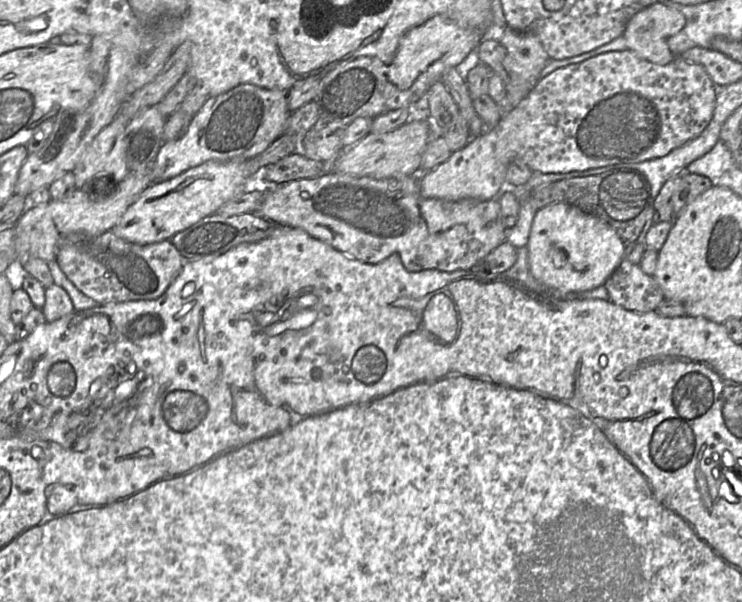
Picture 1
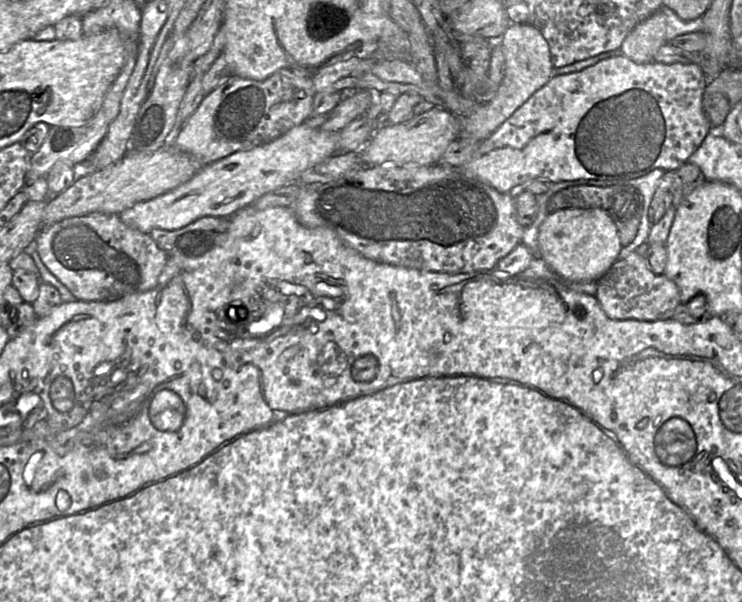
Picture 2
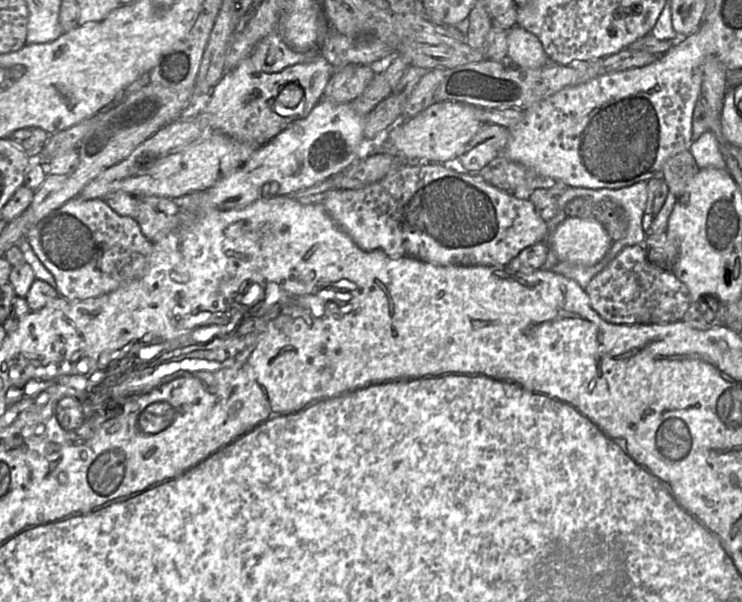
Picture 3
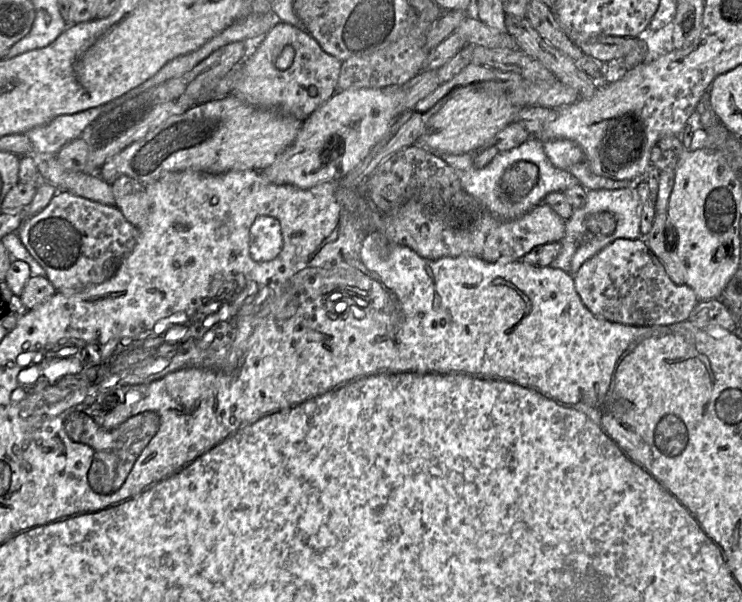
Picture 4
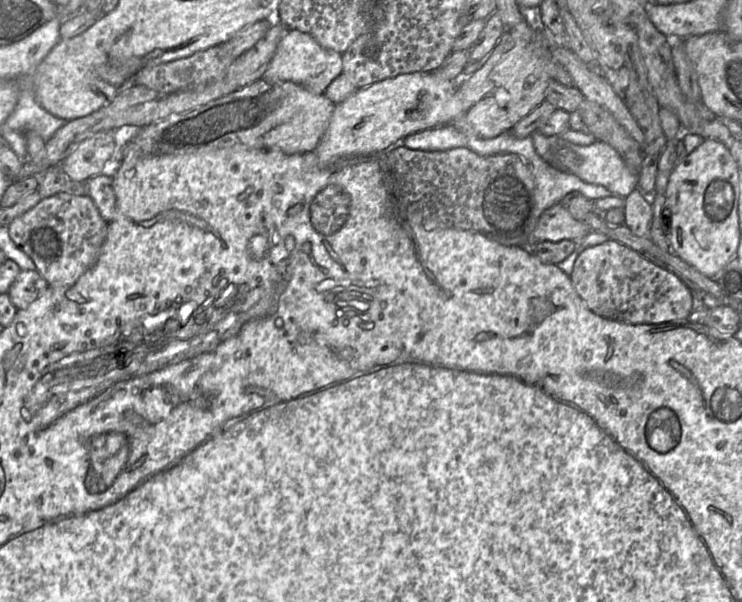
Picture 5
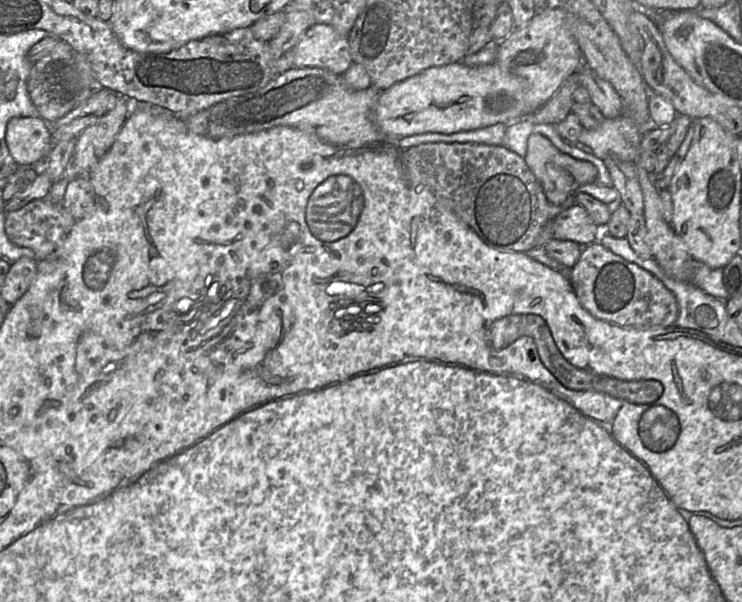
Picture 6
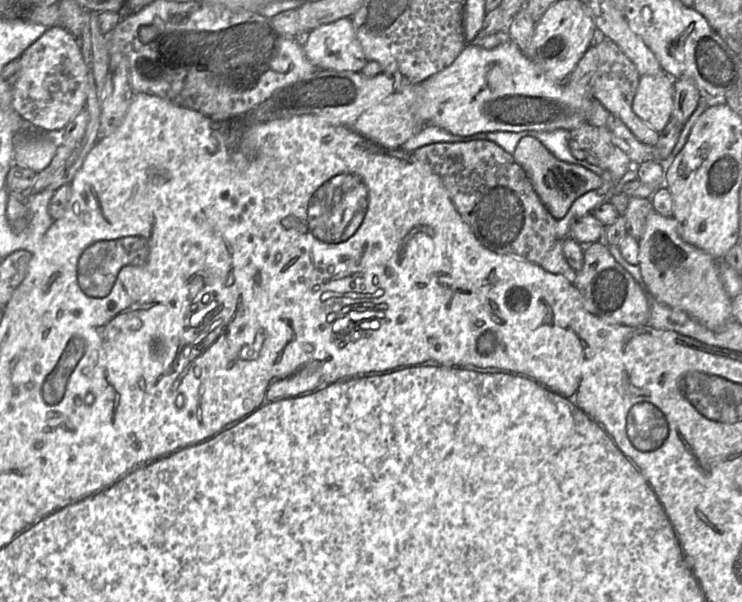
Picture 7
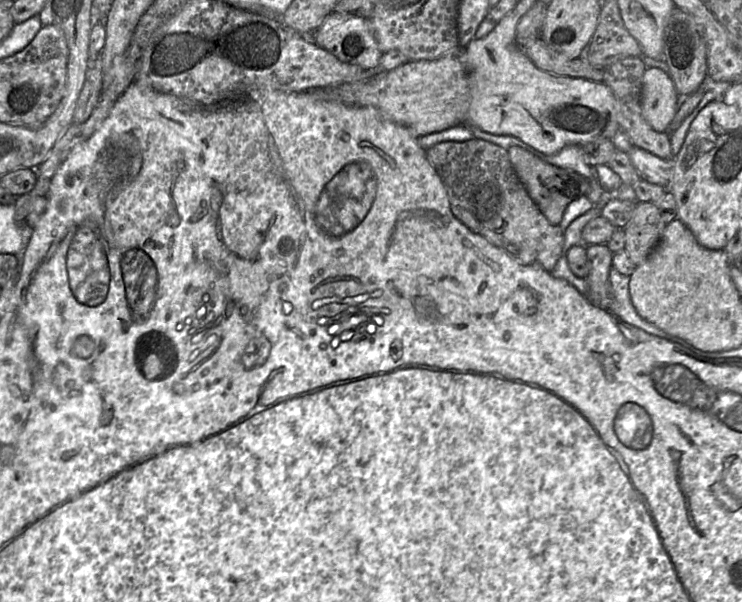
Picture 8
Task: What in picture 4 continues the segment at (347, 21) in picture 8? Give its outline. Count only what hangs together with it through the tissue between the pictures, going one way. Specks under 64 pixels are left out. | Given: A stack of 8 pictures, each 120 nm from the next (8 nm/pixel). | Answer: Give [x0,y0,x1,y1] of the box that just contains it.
[230,21,341,121]

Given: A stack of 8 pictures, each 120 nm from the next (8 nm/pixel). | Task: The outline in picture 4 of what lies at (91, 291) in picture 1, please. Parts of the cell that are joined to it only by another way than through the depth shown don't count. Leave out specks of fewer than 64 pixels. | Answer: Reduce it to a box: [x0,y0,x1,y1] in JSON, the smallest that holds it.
[16,191,139,292]

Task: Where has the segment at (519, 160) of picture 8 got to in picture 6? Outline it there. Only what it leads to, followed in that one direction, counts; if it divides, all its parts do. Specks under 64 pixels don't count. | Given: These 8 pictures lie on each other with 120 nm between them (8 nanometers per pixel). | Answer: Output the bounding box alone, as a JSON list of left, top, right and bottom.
[524,134,597,207]

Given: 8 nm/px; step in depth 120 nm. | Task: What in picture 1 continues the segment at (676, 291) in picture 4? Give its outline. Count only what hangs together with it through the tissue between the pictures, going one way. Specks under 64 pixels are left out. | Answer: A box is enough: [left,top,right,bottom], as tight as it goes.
[604,257,665,313]

